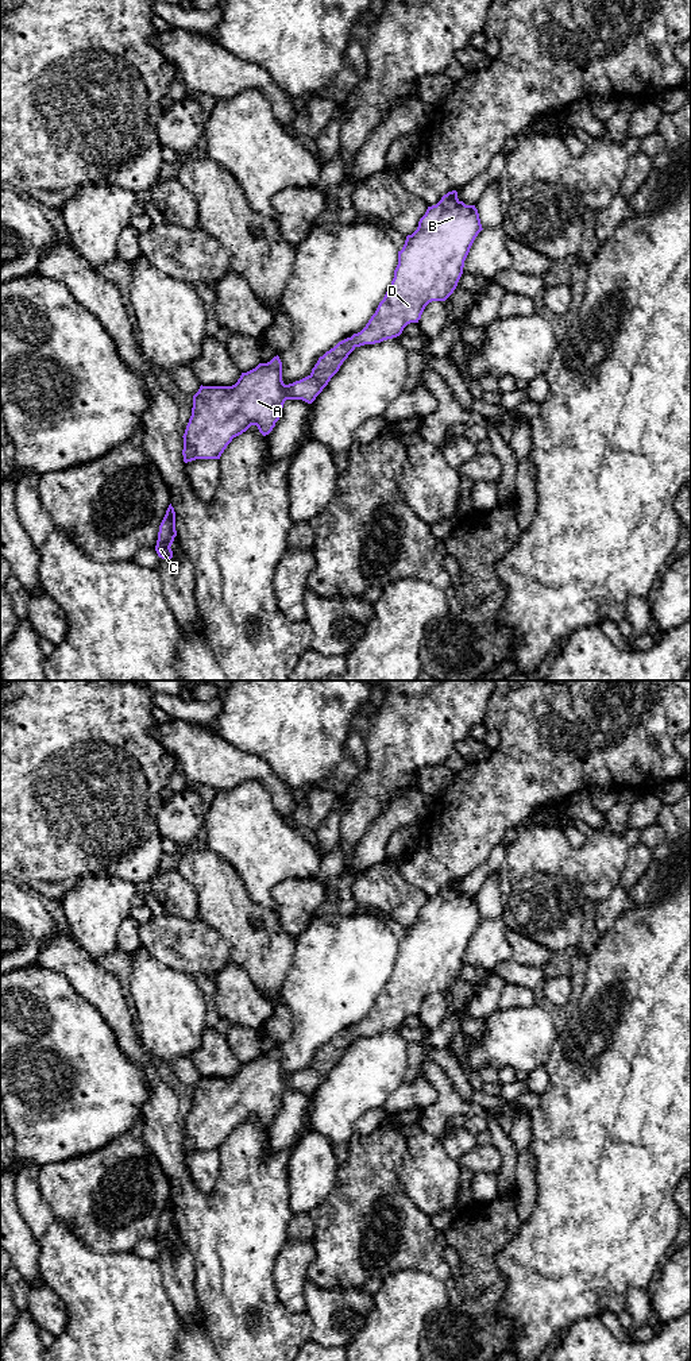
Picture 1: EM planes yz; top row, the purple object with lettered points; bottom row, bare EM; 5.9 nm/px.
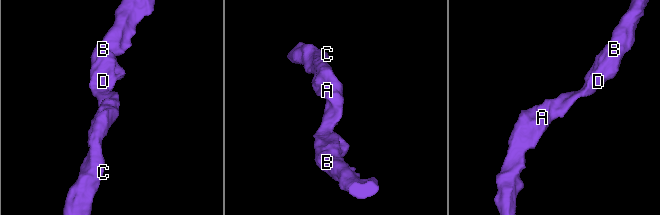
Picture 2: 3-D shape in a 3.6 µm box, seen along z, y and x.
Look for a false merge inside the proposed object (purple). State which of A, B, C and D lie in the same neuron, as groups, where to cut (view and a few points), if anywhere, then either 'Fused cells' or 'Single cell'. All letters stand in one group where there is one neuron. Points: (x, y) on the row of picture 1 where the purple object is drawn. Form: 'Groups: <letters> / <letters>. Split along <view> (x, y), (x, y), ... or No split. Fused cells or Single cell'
Groups: A B C D. No split. Single cell

